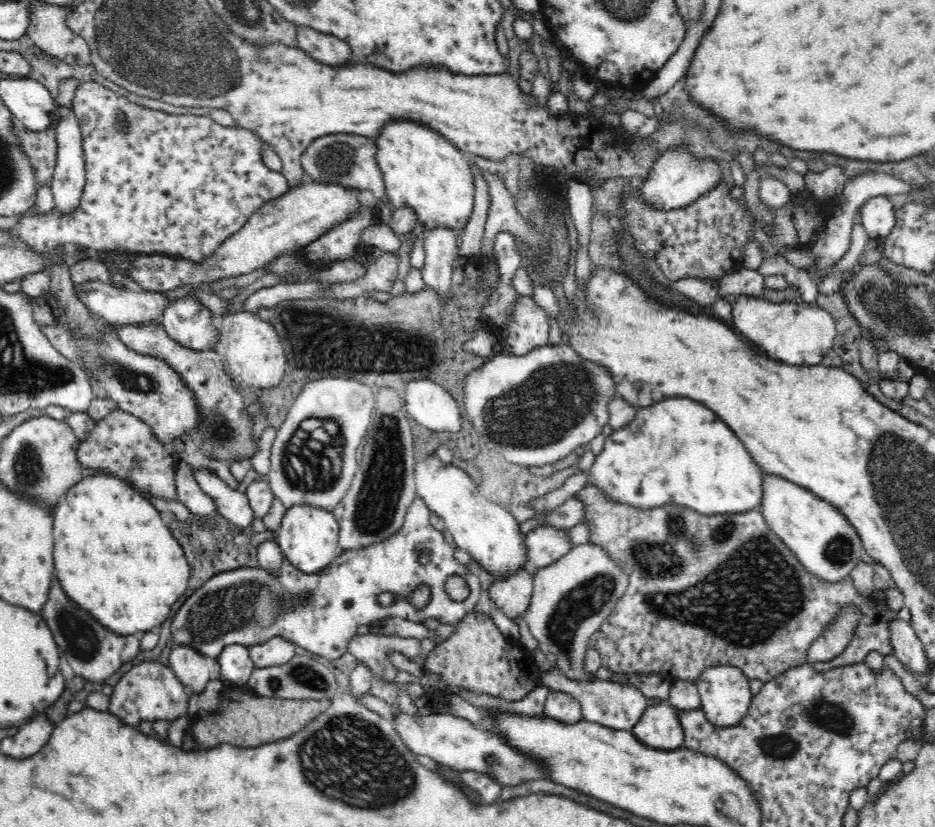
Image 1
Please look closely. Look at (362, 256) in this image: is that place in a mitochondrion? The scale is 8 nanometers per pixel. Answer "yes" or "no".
no

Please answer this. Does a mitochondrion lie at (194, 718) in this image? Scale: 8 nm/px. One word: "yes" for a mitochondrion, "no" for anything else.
no

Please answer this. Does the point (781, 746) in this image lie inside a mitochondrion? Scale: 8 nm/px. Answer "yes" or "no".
yes

